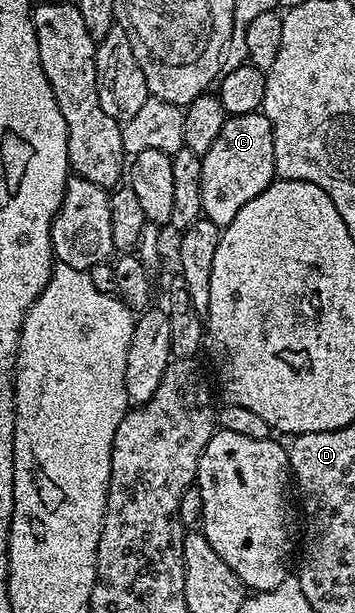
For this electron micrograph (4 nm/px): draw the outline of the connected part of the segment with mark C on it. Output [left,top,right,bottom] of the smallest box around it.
[201,110,275,229]

